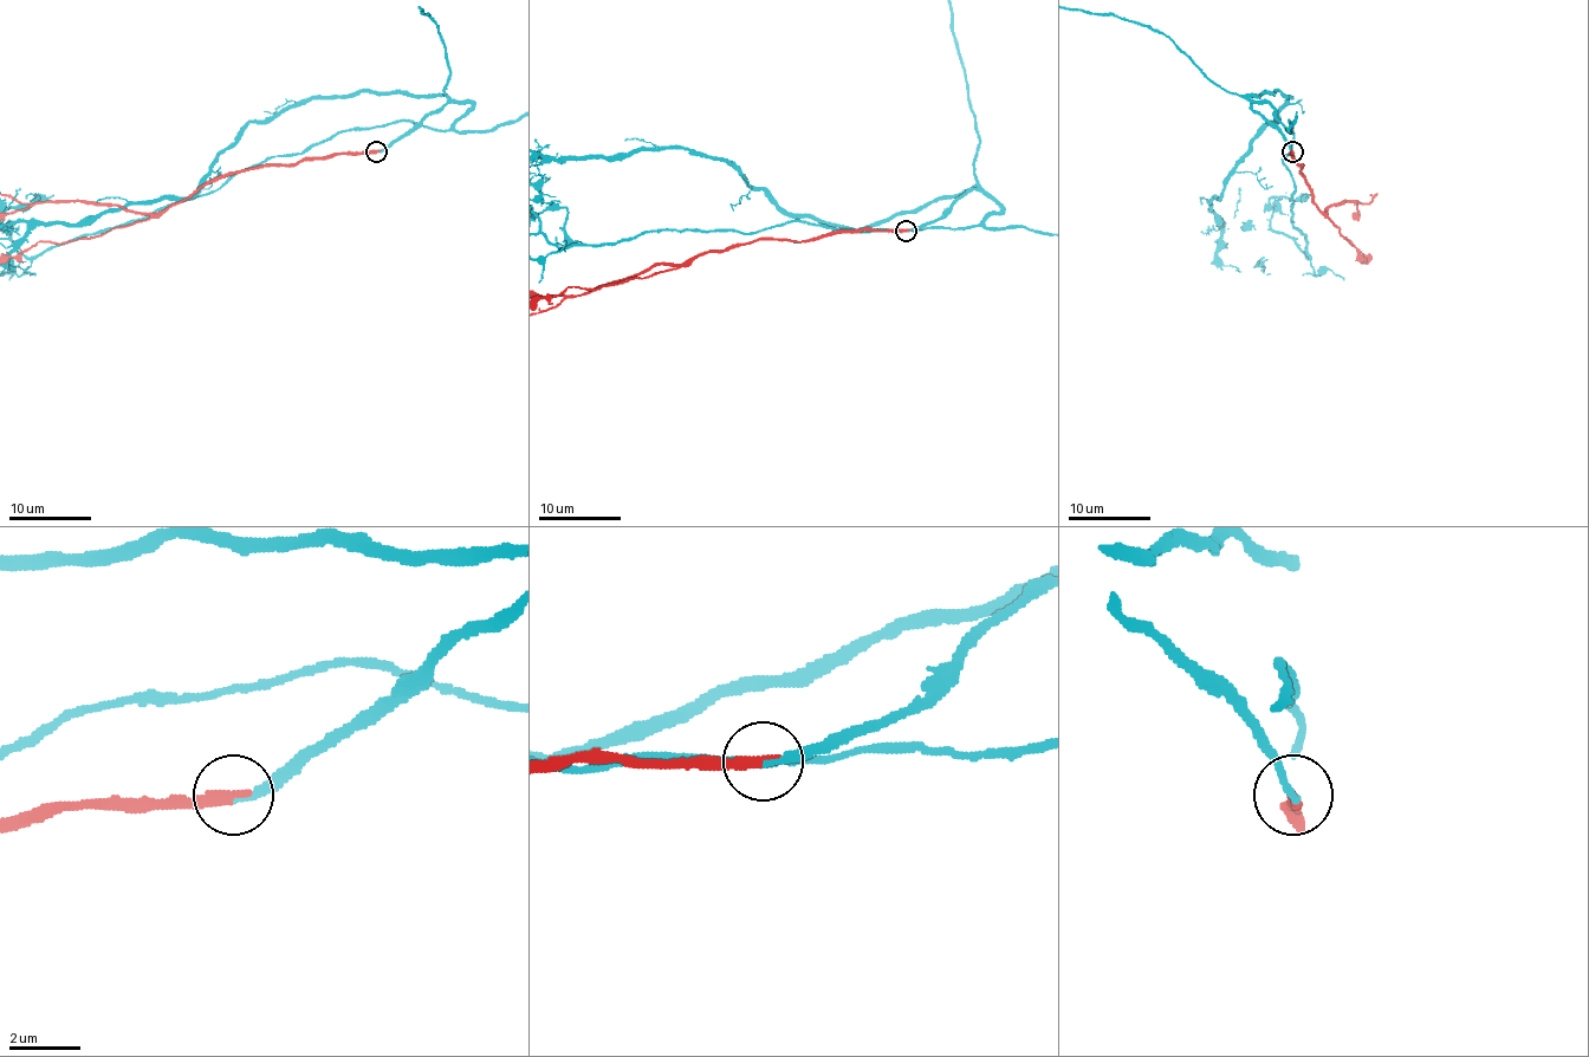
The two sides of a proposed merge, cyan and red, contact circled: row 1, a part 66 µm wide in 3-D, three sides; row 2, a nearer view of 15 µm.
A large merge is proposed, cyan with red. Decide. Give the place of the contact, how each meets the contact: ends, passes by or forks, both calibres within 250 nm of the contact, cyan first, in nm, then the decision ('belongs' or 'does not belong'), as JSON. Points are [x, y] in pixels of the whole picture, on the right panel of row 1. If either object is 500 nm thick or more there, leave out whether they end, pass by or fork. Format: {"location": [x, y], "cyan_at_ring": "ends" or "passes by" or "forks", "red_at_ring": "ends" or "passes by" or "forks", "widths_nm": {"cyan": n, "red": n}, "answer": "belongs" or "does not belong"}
{"location": [1292, 151], "cyan_at_ring": "ends", "red_at_ring": "ends", "widths_nm": {"cyan": 180, "red": 280}, "answer": "belongs"}

